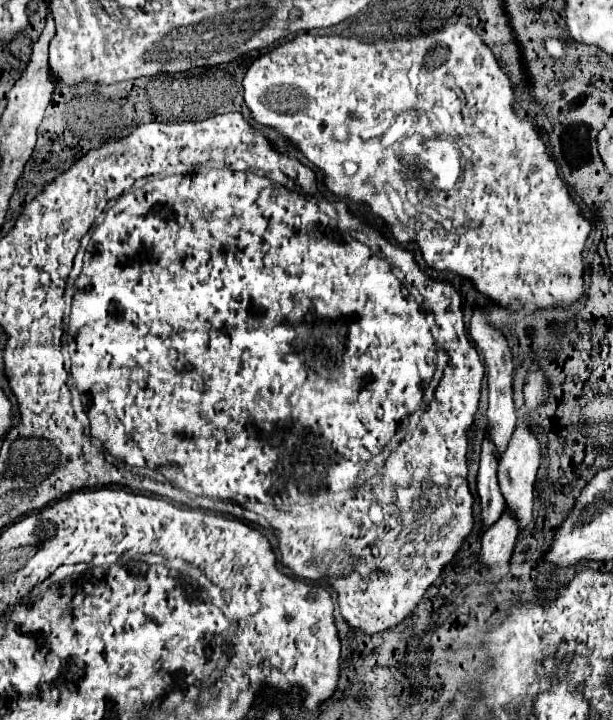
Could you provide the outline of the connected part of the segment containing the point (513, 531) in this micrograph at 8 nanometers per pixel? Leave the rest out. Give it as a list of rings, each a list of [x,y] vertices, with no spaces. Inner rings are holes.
[[[504,510],[498,522],[494,522],[484,534],[482,534],[482,550],[480,560],[482,564],[490,566],[492,570],[492,582],[502,578],[508,572],[508,560],[514,550],[516,538],[520,532],[518,516],[514,516],[510,510]]]

